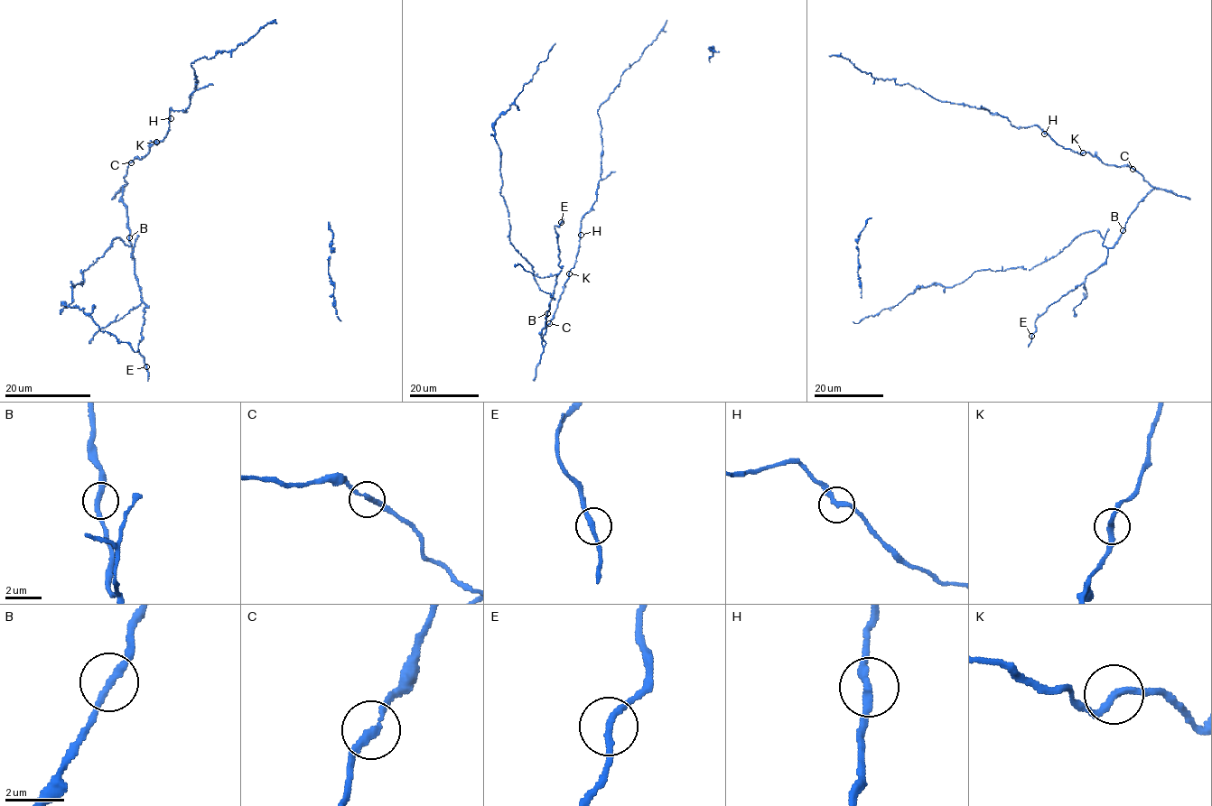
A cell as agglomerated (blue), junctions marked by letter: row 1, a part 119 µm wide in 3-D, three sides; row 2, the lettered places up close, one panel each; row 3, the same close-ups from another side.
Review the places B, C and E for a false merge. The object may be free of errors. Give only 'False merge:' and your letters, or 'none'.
False merge: none

